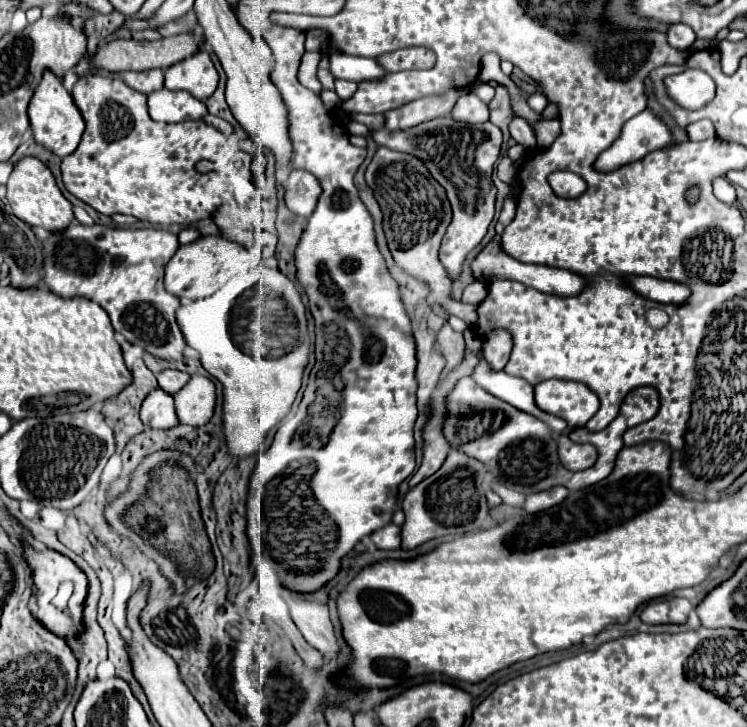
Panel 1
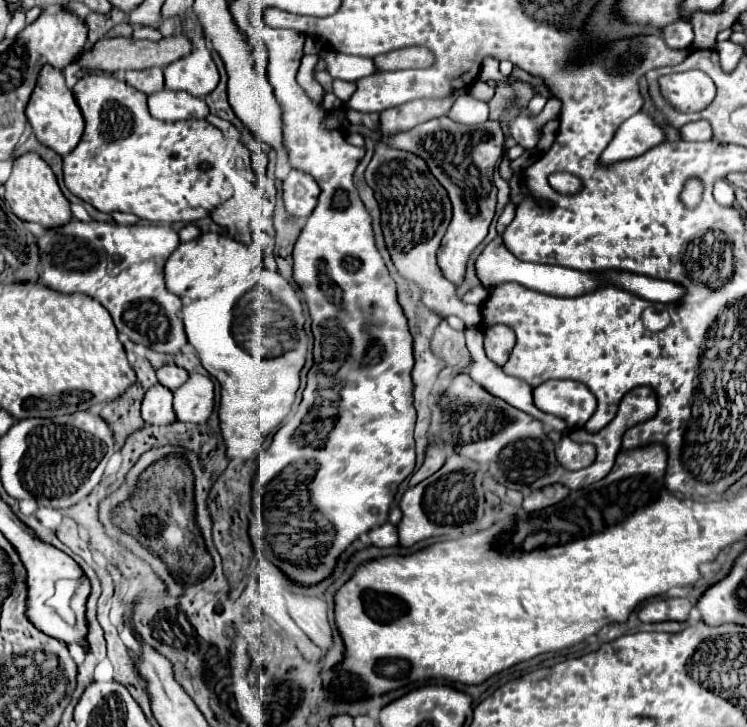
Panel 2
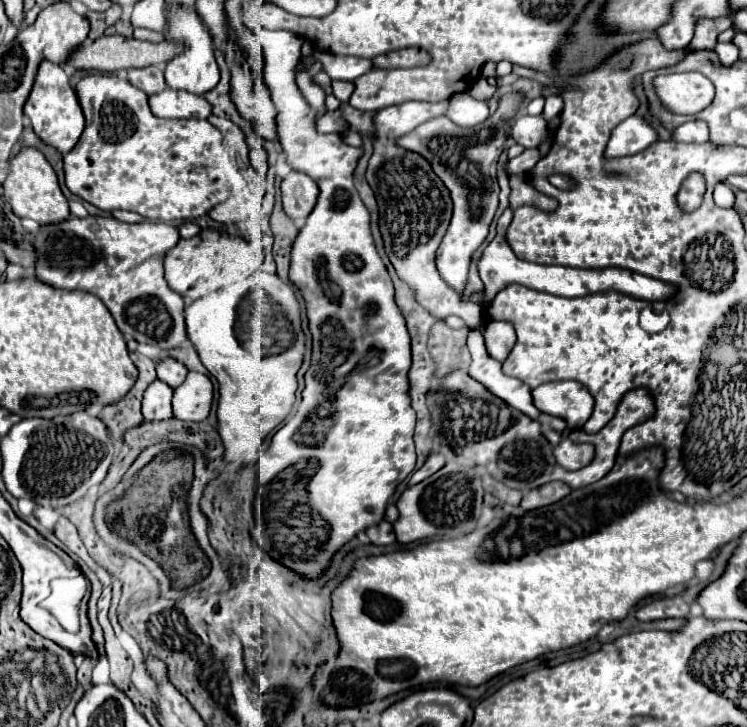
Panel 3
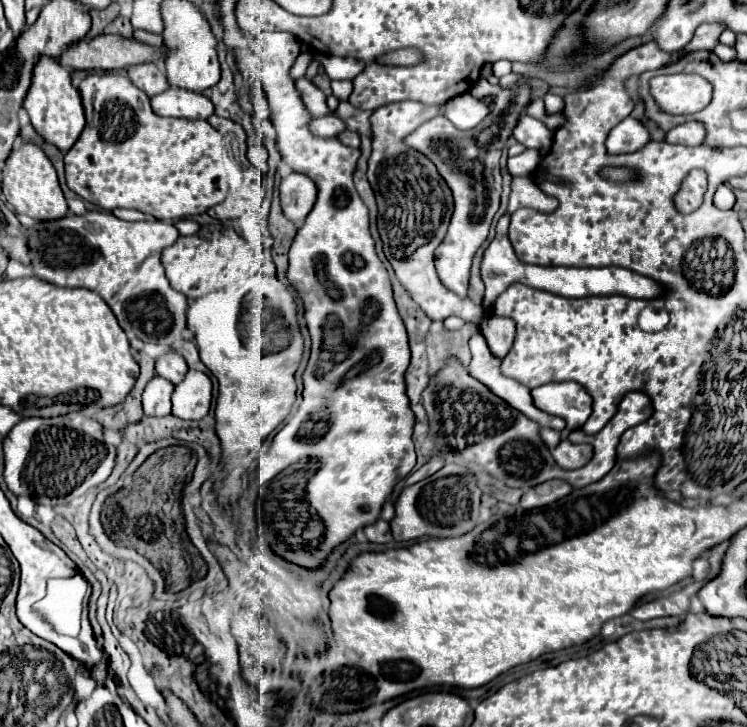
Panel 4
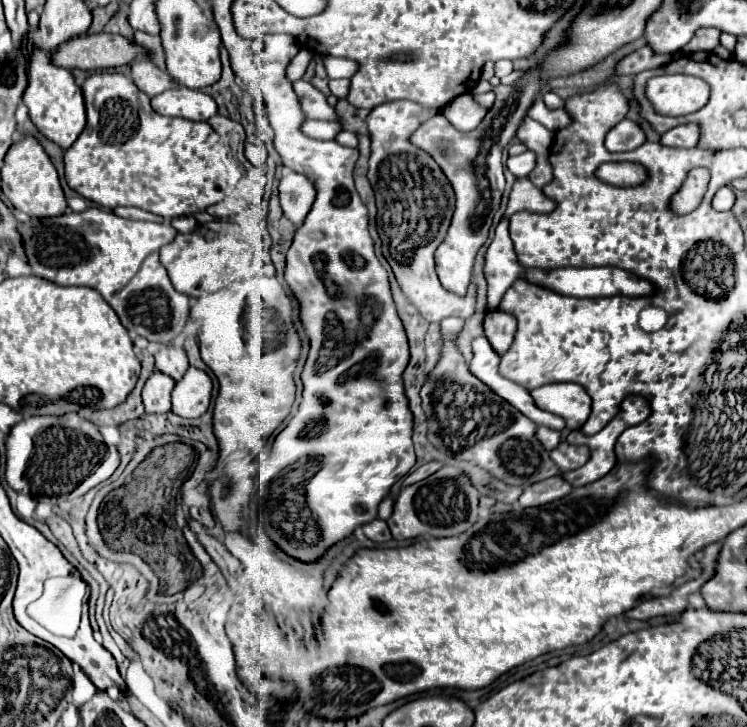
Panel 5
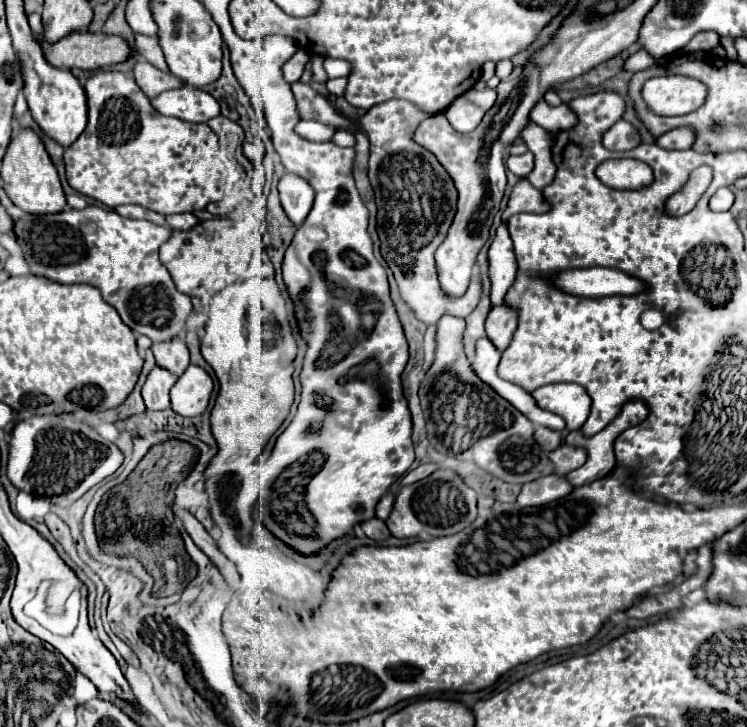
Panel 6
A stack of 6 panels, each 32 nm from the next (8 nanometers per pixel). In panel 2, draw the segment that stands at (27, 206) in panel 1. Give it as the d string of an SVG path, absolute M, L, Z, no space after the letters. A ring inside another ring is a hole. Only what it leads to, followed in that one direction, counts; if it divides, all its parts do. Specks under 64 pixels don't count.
M22 154L20 158L12 160L12 174L4 184L6 194L4 200L12 206L12 212L20 218L20 220L32 220L38 222L44 228L54 228L54 226L62 226L72 218L70 212L70 202L64 198L58 180L52 172L52 168L48 166L46 160L40 158L40 154Z

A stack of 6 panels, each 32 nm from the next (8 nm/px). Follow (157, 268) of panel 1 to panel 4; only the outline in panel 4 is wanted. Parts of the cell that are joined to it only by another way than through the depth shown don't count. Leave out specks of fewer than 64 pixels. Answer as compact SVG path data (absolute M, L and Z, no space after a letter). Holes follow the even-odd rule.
M92 210L82 216L78 214L66 214L58 220L48 222L36 222L34 228L24 228L26 240L30 248L30 260L34 274L50 284L64 286L64 288L88 288L98 292L104 302L112 308L116 314L120 326L126 332L136 334L144 342L154 342L160 346L172 346L182 330L186 328L186 312L188 312L188 298L184 294L176 292L164 272L164 266L160 262L160 252L176 242L178 230L168 222L126 222L116 218L112 212L100 212Z

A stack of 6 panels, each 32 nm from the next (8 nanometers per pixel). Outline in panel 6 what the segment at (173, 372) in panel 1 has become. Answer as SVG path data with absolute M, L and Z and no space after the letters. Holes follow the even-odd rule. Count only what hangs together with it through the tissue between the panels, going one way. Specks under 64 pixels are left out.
M176 336L170 342L160 342L152 346L152 352L156 356L156 364L164 366L166 370L172 370L174 374L182 374L190 364L190 352L184 342L184 338Z

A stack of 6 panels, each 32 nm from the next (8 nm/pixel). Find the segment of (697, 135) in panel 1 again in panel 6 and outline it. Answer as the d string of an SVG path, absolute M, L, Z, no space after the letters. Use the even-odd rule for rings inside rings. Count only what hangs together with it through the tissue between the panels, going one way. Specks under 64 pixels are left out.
M676 128L676 130L670 130L666 134L662 134L658 140L656 140L656 146L660 148L666 148L666 150L682 150L682 148L690 148L694 142L694 132L692 128Z

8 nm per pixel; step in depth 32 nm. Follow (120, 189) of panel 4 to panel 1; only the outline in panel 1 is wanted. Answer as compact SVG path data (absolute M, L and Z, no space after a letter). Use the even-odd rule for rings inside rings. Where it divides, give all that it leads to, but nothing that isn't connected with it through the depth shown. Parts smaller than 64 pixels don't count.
M88 74L78 78L72 88L72 98L84 116L86 130L78 148L62 158L62 180L70 194L78 200L90 204L100 214L112 216L114 212L132 214L138 220L170 226L170 224L194 224L202 218L210 218L212 212L232 200L232 188L222 172L198 172L196 164L200 160L214 160L220 146L226 144L226 136L214 126L202 120L186 120L180 124L162 124L150 118L146 96L132 90L124 80L116 76Z

